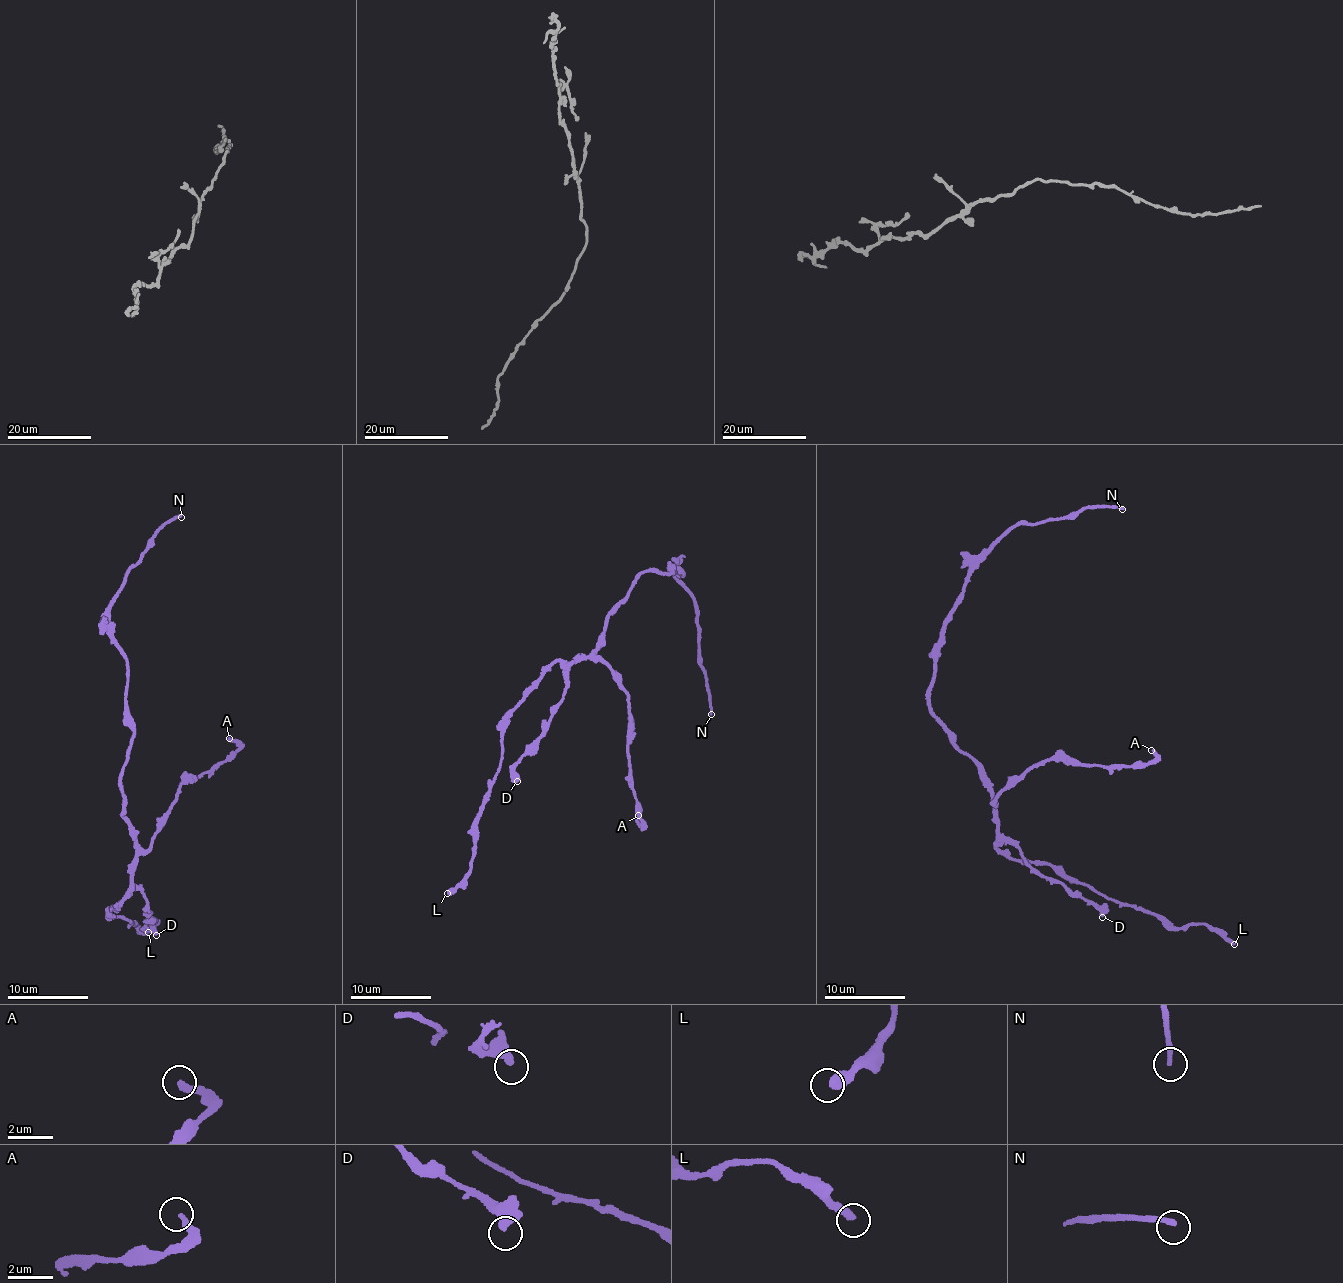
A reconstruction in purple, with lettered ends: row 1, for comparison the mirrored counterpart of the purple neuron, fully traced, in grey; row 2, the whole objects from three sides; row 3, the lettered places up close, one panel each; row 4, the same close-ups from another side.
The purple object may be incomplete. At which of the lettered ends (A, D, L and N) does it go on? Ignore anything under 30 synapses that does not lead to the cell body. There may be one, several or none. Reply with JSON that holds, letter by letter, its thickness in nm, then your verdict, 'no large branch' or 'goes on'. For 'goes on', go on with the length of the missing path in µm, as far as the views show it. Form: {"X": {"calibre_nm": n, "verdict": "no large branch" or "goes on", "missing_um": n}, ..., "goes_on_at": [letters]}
{"A": {"calibre_nm": 300, "verdict": "no large branch"}, "D": {"calibre_nm": 500, "verdict": "no large branch"}, "L": {"calibre_nm": 380, "verdict": "no large branch"}, "N": {"calibre_nm": 220, "verdict": "goes on", "missing_um": 110}, "goes_on_at": ["N"]}

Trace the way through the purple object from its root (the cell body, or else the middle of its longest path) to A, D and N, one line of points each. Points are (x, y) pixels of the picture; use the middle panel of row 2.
A: (620, 605), (608, 616), (594, 650), (626, 695), (629, 785), (634, 790), (638, 815)
D: (620, 605), (608, 616), (594, 650), (569, 666), (560, 705), (544, 735), (516, 765), (517, 781)
N: (620, 605), (643, 574), (683, 569), (677, 578), (695, 608), (711, 714)

